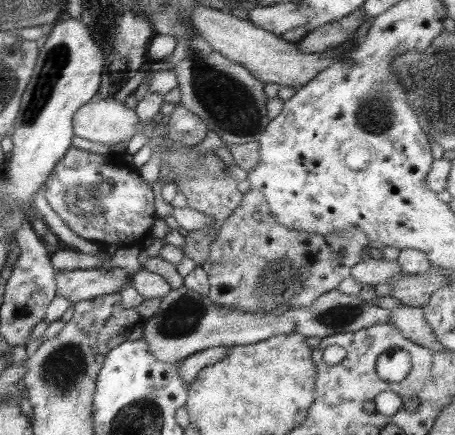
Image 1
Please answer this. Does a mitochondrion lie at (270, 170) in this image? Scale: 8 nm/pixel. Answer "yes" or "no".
no

